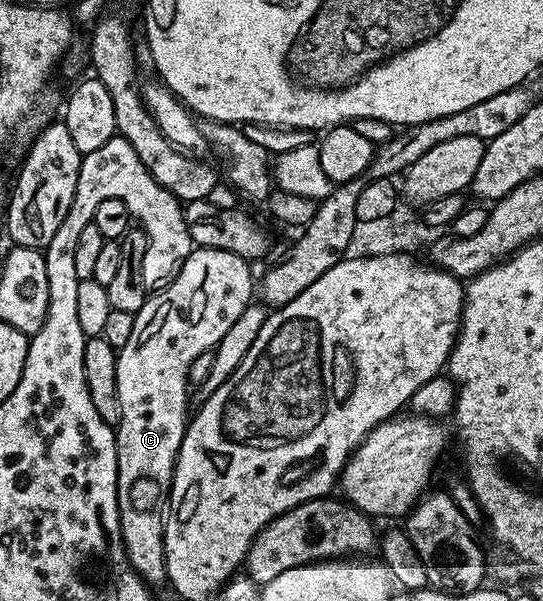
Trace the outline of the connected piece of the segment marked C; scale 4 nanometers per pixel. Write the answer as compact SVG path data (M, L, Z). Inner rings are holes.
M199 247L193 248L192 253L186 259L186 263L182 263L182 271L178 271L175 279L165 289L153 292L145 300L144 306L134 314L134 331L130 331L130 339L126 343L126 347L119 349L116 354L118 403L120 404L120 424L115 426L116 470L118 471L118 483L116 484L116 490L118 491L118 515L120 516L120 526L122 527L124 549L128 552L128 561L132 564L132 568L149 583L155 583L155 581L163 582L166 577L164 567L164 518L168 512L168 493L172 489L172 476L176 474L176 456L182 447L184 431L190 420L190 409L188 413L188 392L190 392L188 376L190 375L190 363L194 363L194 359L198 359L198 355L213 352L217 343L222 339L222 335L226 335L226 331L230 331L234 319L238 319L238 315L242 315L242 311L246 311L246 307L253 300L254 273L252 277L251 271L248 270L248 265L249 262L245 258L234 255L230 251L201 249Z

